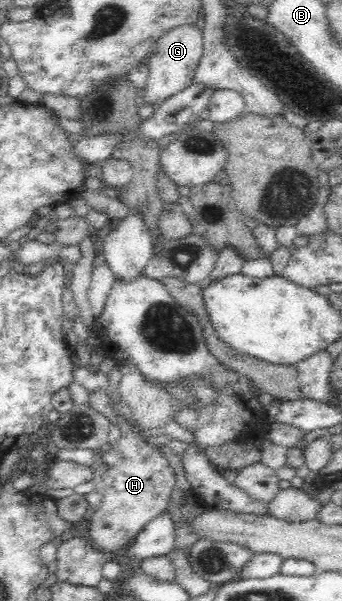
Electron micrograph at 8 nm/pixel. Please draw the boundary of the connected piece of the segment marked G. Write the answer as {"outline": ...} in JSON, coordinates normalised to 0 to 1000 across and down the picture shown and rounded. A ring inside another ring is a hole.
{"outline":[[[570,37],[532,38],[482,50],[480,57],[447,72],[444,87],[436,90],[436,126],[430,146],[412,155],[412,170],[462,176],[512,153],[561,141],[561,126],[594,87],[594,67],[594,52]]]}

